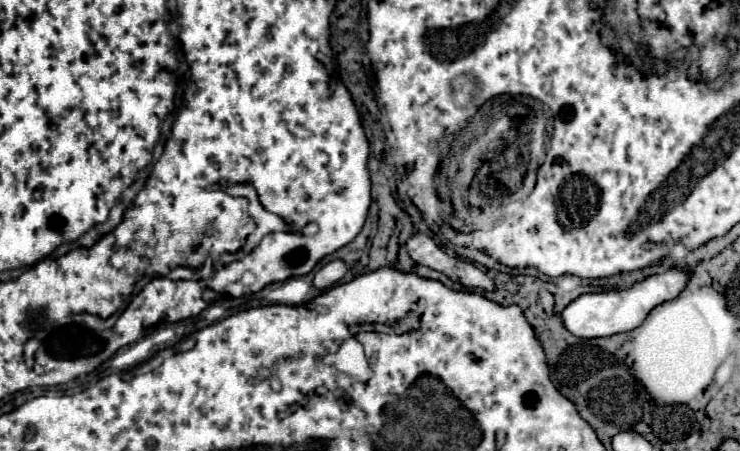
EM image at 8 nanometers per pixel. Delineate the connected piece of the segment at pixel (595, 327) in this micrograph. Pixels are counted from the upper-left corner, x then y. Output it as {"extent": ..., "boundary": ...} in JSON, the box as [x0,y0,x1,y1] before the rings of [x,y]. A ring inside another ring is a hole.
{"extent":[561,267,691,339],"boundary":[[[669,267],[663,273],[653,273],[641,281],[635,281],[633,287],[629,287],[629,289],[607,291],[607,293],[585,293],[563,309],[563,313],[561,313],[563,323],[573,335],[585,337],[585,339],[607,337],[607,335],[631,331],[631,329],[639,327],[643,323],[643,319],[657,305],[661,305],[663,301],[671,301],[673,297],[679,297],[681,289],[685,289],[685,285],[689,283],[689,273],[691,273],[691,269]]]}

